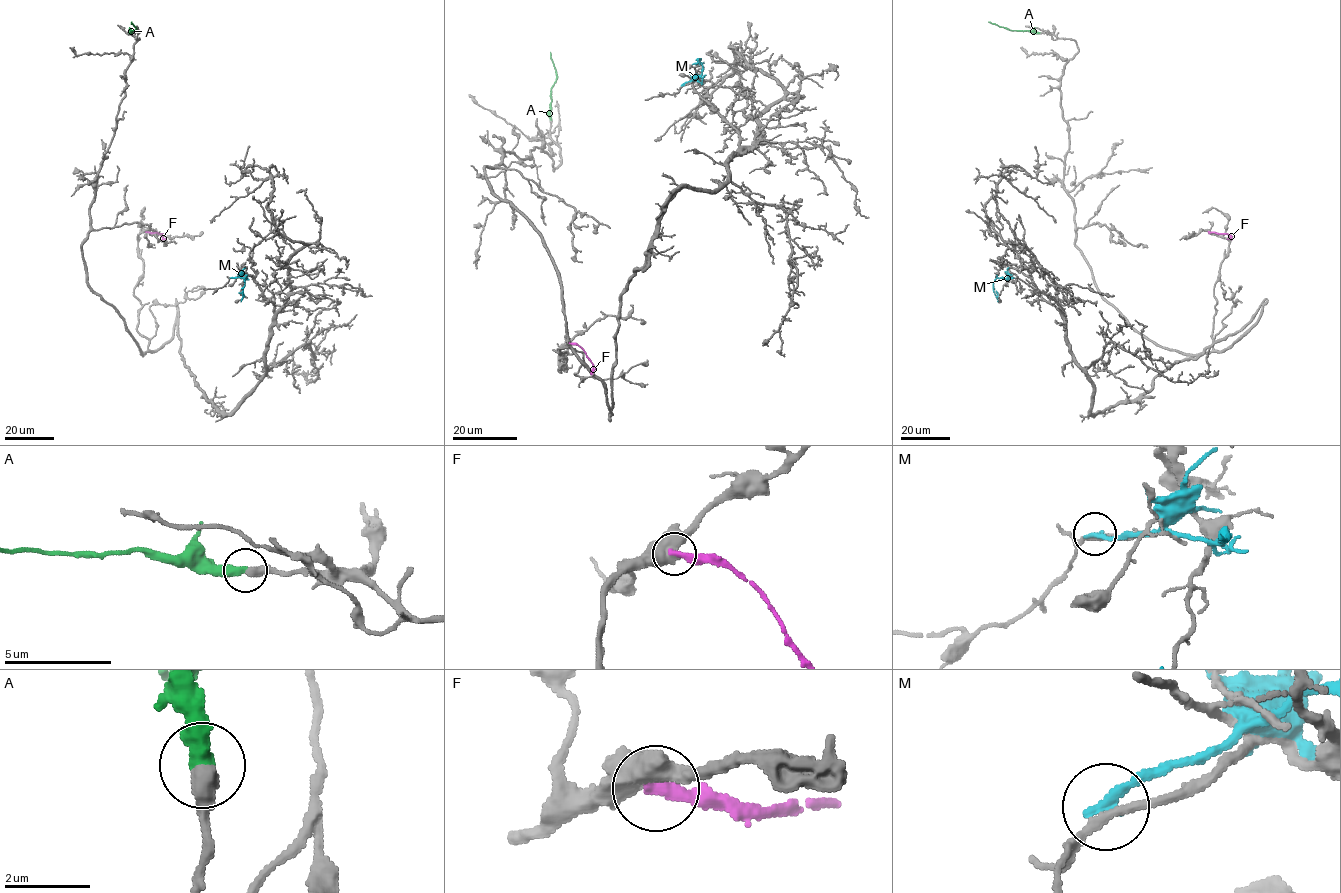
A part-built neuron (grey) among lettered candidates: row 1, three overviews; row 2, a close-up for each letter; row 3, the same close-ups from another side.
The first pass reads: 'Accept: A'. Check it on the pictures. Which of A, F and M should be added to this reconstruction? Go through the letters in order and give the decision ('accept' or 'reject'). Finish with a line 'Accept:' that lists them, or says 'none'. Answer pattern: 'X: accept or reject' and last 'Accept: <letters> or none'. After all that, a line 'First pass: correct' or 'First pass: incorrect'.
A: accept
F: reject
M: reject
Accept: A
First pass: correct

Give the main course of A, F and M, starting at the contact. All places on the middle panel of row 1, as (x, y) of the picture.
A: (551, 119), (551, 88), (556, 76), (550, 52)
F: (569, 343), (583, 350), (593, 365), (592, 371), (596, 367)
M: (683, 85), (701, 75), (701, 58), (699, 64), (692, 64)

